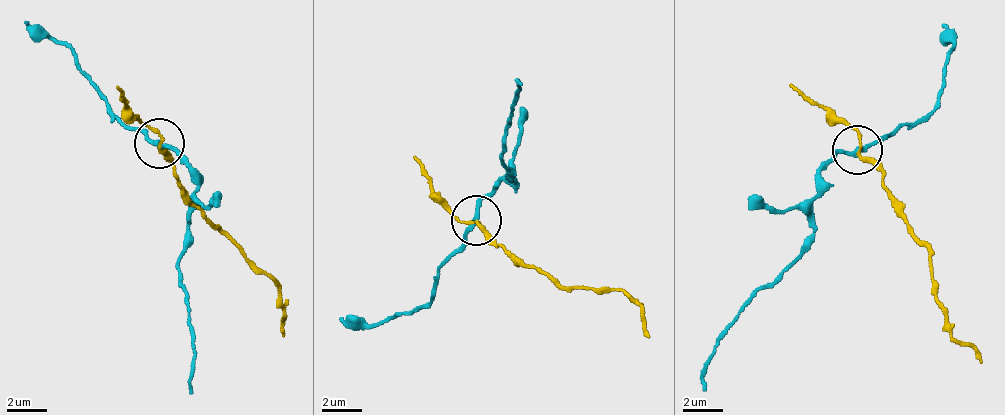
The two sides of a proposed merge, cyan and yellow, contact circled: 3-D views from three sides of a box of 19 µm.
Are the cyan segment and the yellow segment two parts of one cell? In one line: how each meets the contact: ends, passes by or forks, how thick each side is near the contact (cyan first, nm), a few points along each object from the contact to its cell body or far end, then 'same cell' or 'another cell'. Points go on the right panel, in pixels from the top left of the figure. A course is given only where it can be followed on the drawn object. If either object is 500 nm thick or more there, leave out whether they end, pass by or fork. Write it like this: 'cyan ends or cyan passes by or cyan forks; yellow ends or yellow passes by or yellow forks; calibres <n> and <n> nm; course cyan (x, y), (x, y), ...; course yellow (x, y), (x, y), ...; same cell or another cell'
cyan passes by; yellow passes by; calibres 220 and 180 nm; course cyan (856, 148), (838, 154), (816, 191), (816, 240), (749, 299), (710, 354), (705, 389); course yellow (856, 153), (884, 174), (884, 189), (927, 248), (935, 301), (946, 327), (982, 362); another cell

